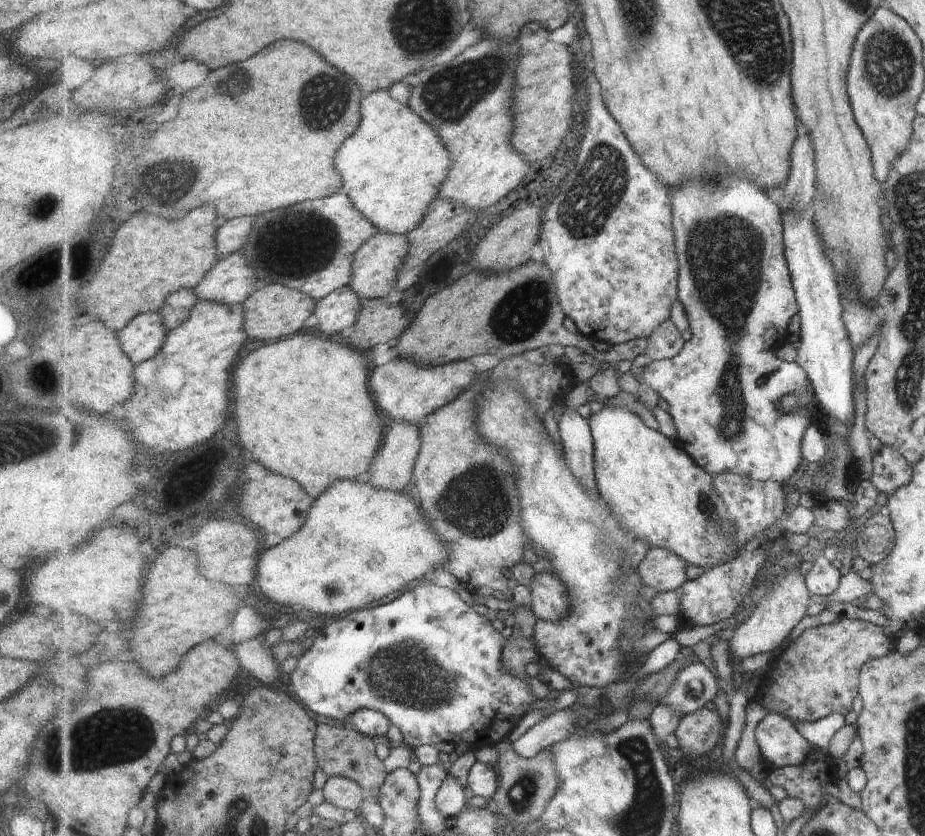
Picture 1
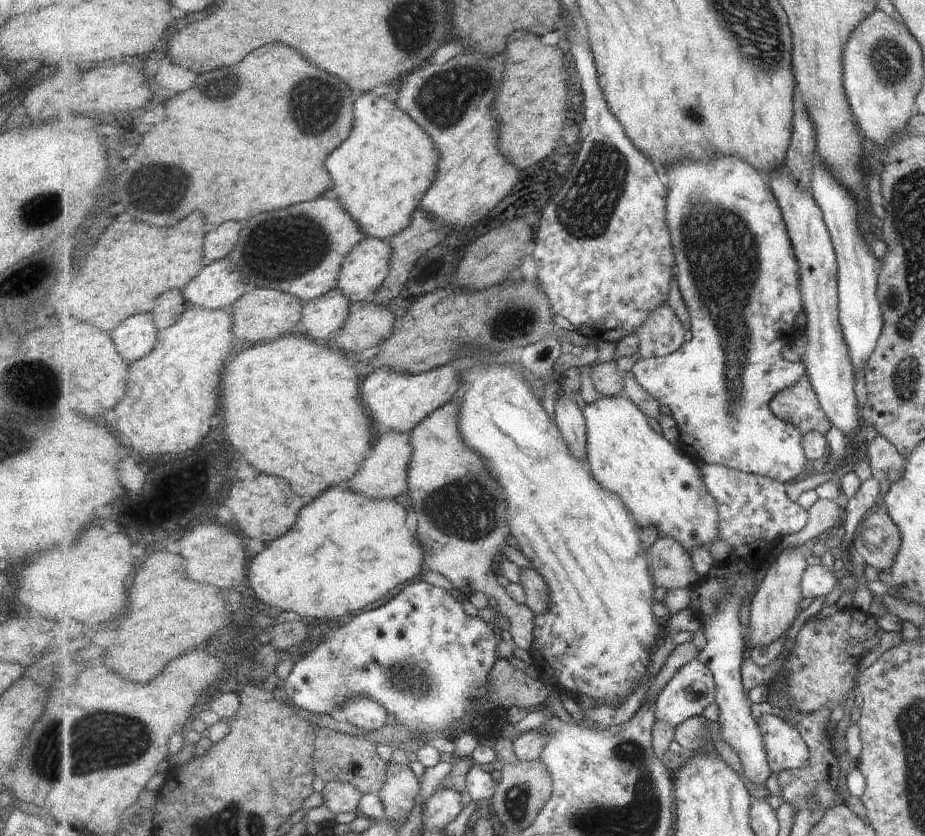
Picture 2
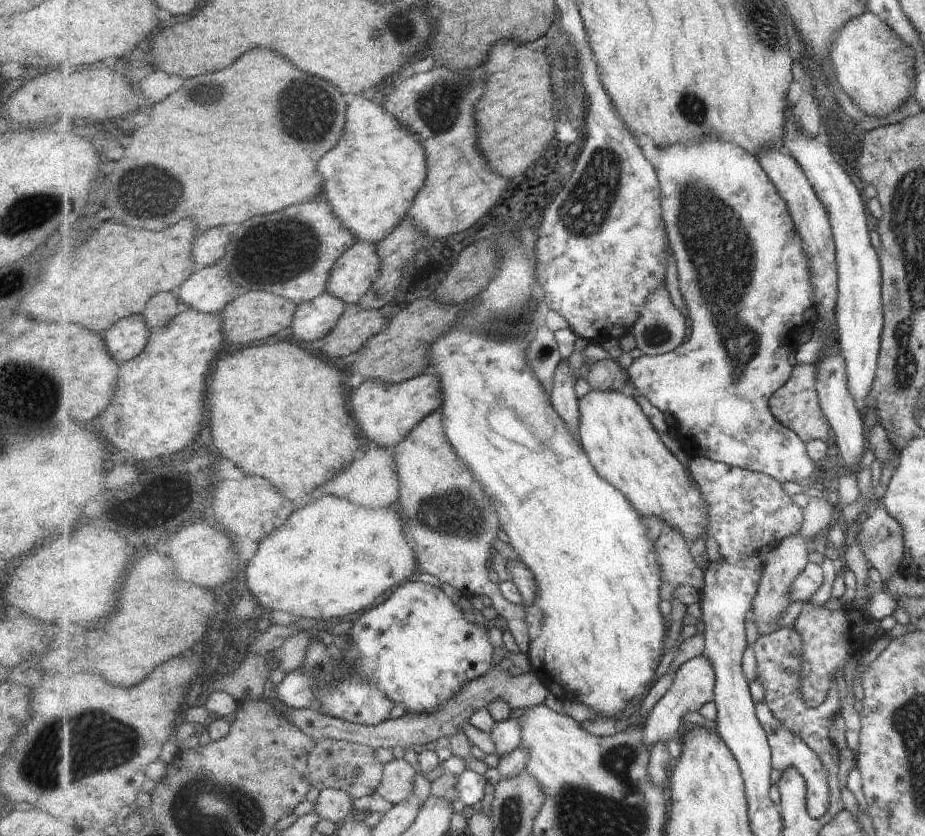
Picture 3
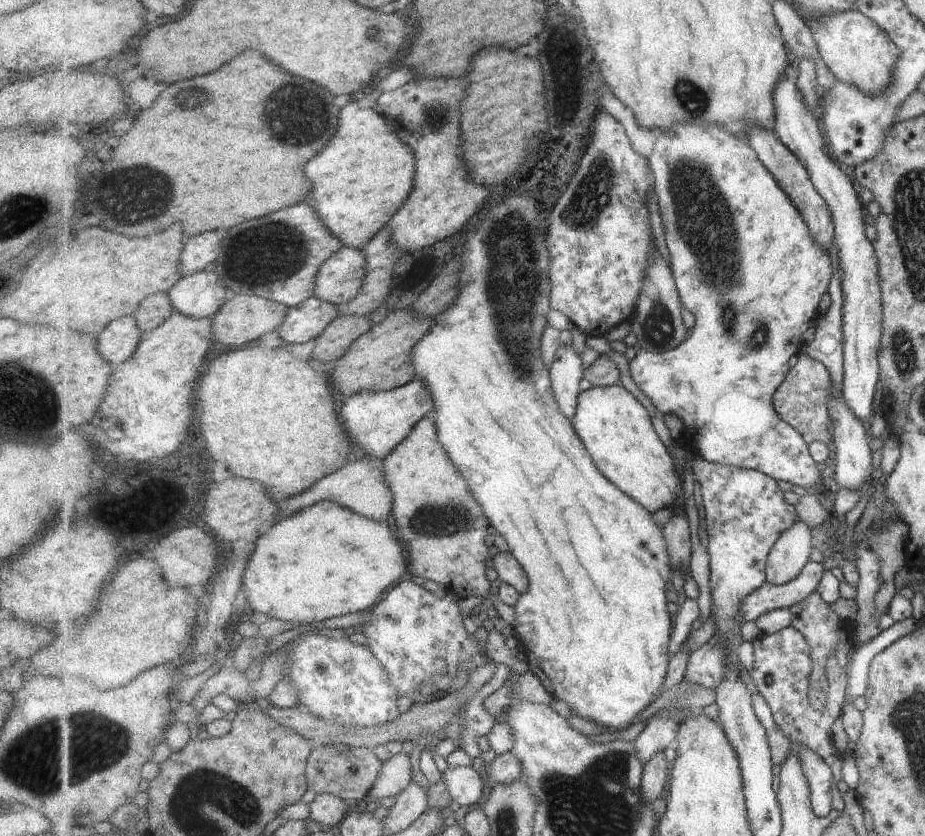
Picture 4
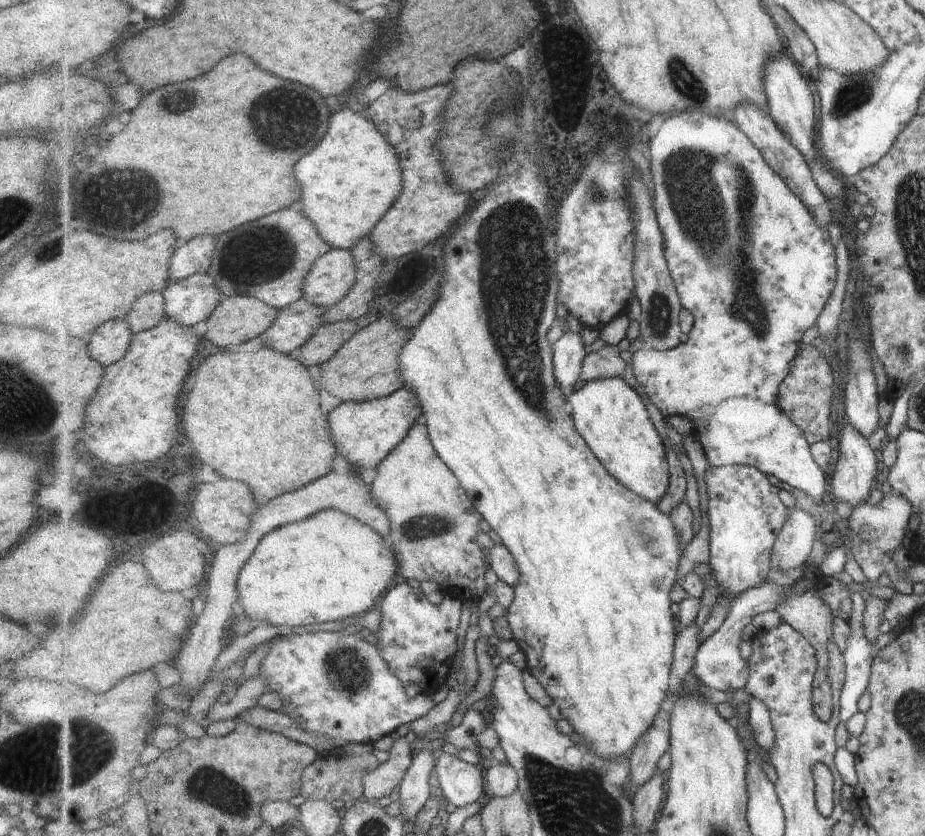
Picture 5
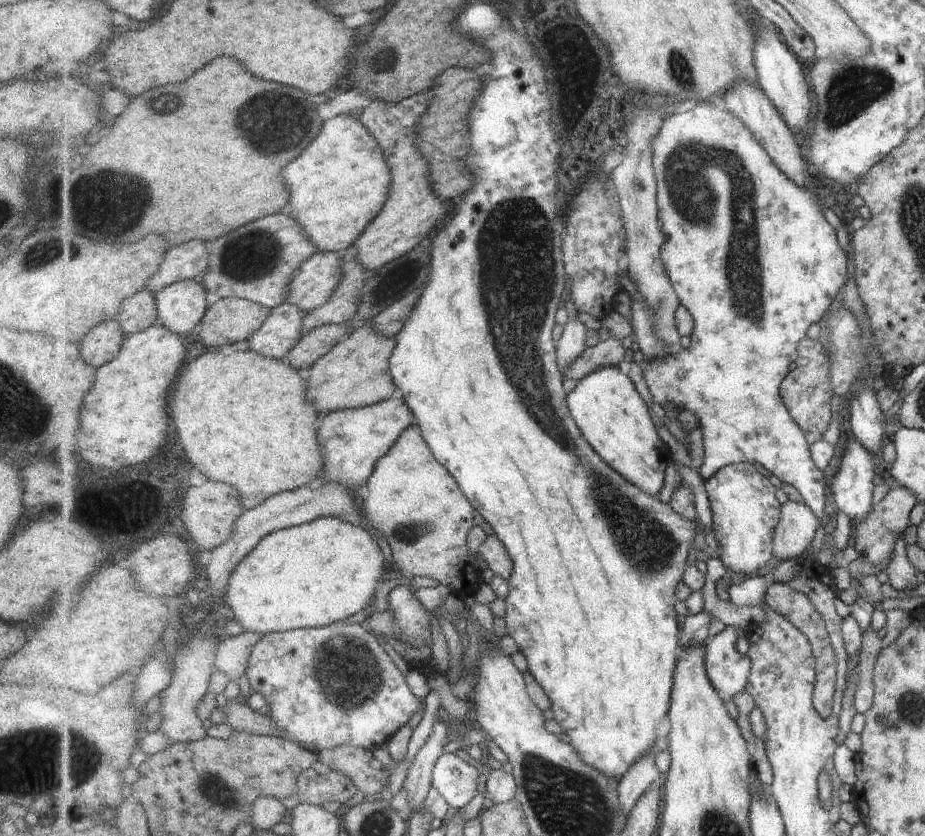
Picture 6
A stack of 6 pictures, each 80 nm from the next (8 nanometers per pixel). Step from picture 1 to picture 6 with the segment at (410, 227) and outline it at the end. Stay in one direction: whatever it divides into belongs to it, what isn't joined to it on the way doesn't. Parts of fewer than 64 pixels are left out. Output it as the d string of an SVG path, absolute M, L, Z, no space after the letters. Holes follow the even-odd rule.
M345 114L338 115L330 120L324 122L323 129L320 131L316 140L291 164L287 164L286 168L283 168L281 172L281 178L283 178L283 184L288 187L290 193L290 208L289 214L294 220L297 220L301 227L305 230L308 238L315 244L316 248L320 251L334 251L341 252L347 251L354 246L354 243L364 234L366 229L373 223L373 220L383 211L385 204L388 202L391 193L392 177L390 167L387 165L386 157L382 152L379 142L369 133L369 130L360 122L358 114Z

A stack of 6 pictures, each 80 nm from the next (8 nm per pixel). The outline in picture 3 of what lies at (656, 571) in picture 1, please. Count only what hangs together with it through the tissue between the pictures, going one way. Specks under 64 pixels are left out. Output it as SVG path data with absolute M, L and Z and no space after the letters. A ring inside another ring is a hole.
M665 526L657 542L659 564L663 564L662 581L674 588L691 586L703 591L704 572L696 563L691 544L679 528Z

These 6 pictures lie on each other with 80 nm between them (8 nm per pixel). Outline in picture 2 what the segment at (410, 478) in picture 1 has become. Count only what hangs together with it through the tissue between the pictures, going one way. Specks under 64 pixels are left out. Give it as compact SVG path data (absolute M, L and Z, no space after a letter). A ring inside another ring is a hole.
M387 431L379 434L379 440L370 448L361 470L357 473L357 478L352 478L347 486L355 492L376 499L406 498L409 488L408 468L413 451L410 433Z

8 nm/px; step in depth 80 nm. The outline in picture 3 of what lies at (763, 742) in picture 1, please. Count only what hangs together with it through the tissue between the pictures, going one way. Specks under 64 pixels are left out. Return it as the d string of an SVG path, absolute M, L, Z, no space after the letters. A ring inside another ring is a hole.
M756 702L756 712L758 720L766 730L768 742L772 749L773 769L781 771L782 774L789 766L797 768L806 778L808 787L807 808L809 808L809 813L814 818L824 818L827 815L827 810L829 810L830 794L827 766L823 764L823 760L799 736L795 736L795 734L791 734L789 730L783 728L783 724L775 718L766 702Z

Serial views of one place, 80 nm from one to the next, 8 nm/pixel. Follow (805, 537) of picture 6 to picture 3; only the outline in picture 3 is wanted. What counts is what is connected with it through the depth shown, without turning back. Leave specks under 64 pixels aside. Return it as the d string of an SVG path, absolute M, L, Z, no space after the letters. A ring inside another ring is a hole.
M800 531L798 534L783 538L783 541L771 550L751 615L760 635L766 636L782 629L779 620L787 612L787 608L791 606L792 600L791 596L789 596L791 594L791 586L802 575L807 564L810 564L809 553L812 552L809 548L810 542L811 540L805 538Z

